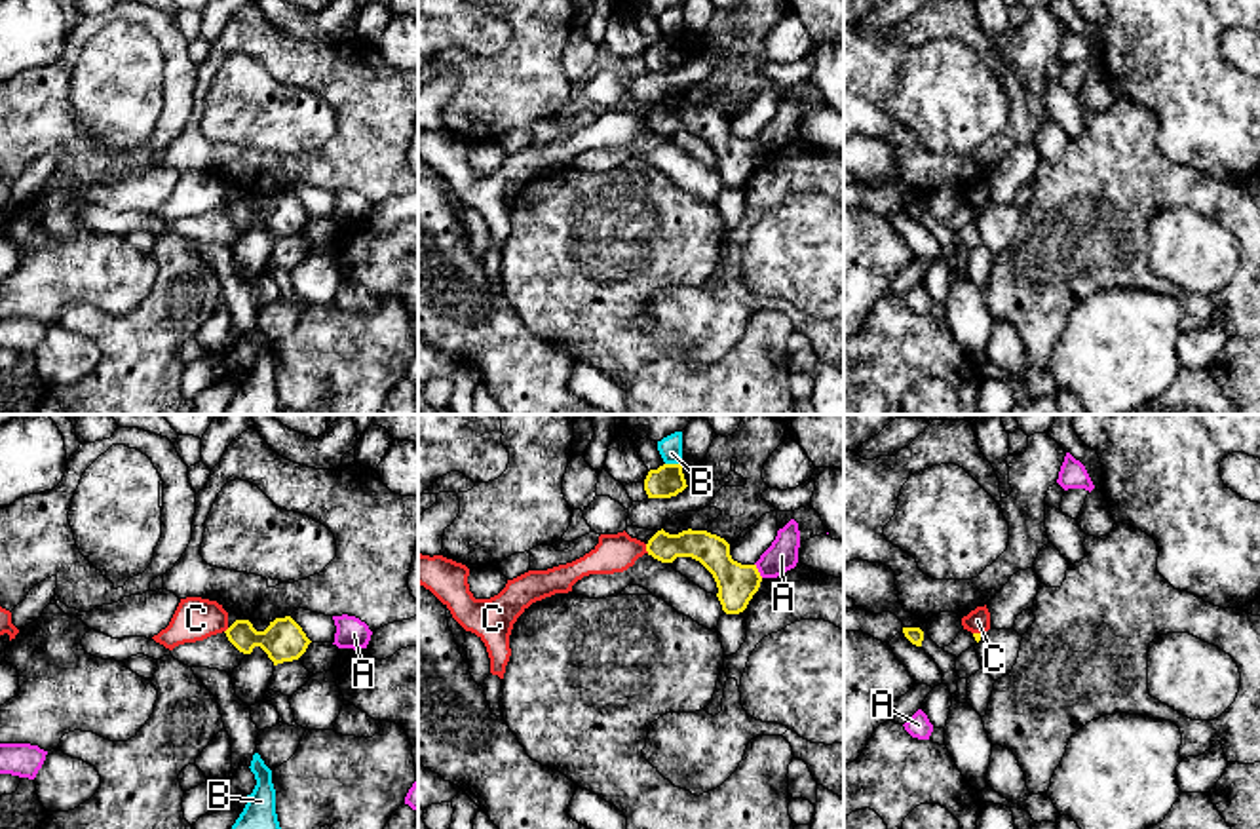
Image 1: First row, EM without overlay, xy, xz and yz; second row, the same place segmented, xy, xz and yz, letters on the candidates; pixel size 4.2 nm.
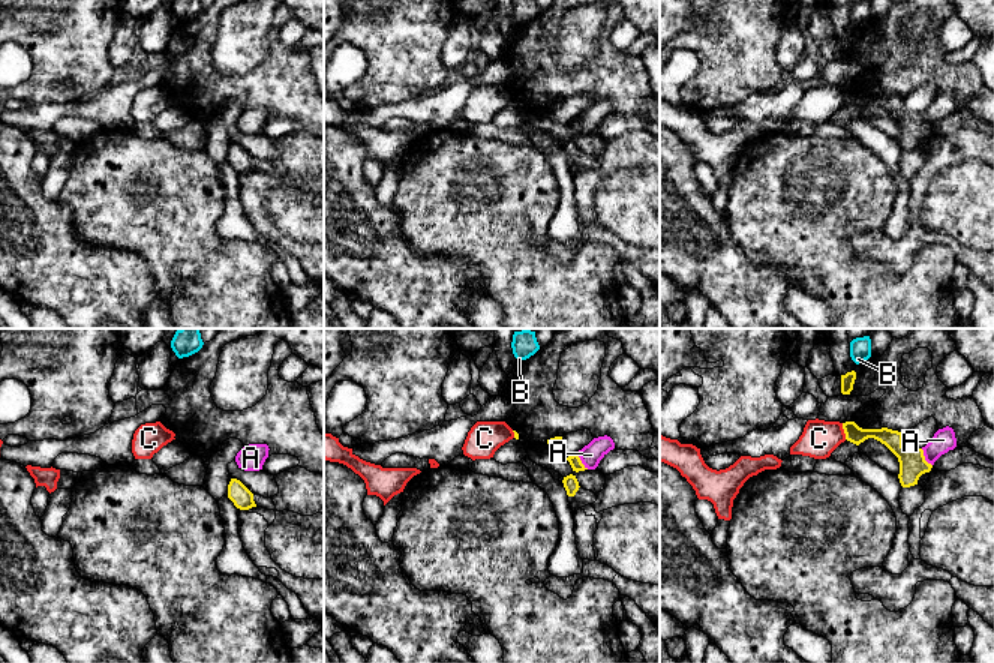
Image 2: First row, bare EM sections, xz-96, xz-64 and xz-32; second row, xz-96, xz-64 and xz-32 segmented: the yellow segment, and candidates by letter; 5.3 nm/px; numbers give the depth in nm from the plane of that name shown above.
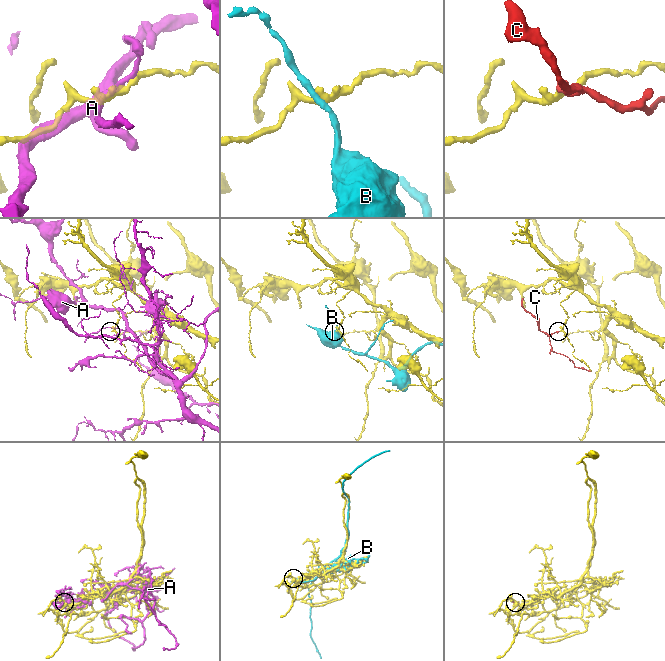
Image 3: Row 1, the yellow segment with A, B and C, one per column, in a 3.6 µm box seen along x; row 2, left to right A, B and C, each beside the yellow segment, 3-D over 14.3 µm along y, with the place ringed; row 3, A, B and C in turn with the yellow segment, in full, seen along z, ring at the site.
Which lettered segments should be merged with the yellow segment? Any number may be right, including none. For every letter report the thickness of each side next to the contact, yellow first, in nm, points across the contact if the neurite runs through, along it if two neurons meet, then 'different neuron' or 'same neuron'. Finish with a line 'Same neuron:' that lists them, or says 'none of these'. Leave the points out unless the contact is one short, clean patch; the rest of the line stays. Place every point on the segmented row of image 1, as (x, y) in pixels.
A: 170 nm thick on the yellow side, 140 nm on the other; different neuron
B: 140 nm thick on the yellow side, 100 nm on the other; different neuron
C: 130 nm thick on the yellow side, 160 nm on the other; border along xz (645, 544), (649, 552); different neuron
Same neuron: none of these

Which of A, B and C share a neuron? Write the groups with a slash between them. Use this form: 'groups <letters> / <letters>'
groups A / B / C

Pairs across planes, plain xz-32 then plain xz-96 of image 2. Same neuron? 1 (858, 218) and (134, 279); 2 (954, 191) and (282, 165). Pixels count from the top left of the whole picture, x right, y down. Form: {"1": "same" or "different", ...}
{"1": "different", "2": "different"}

